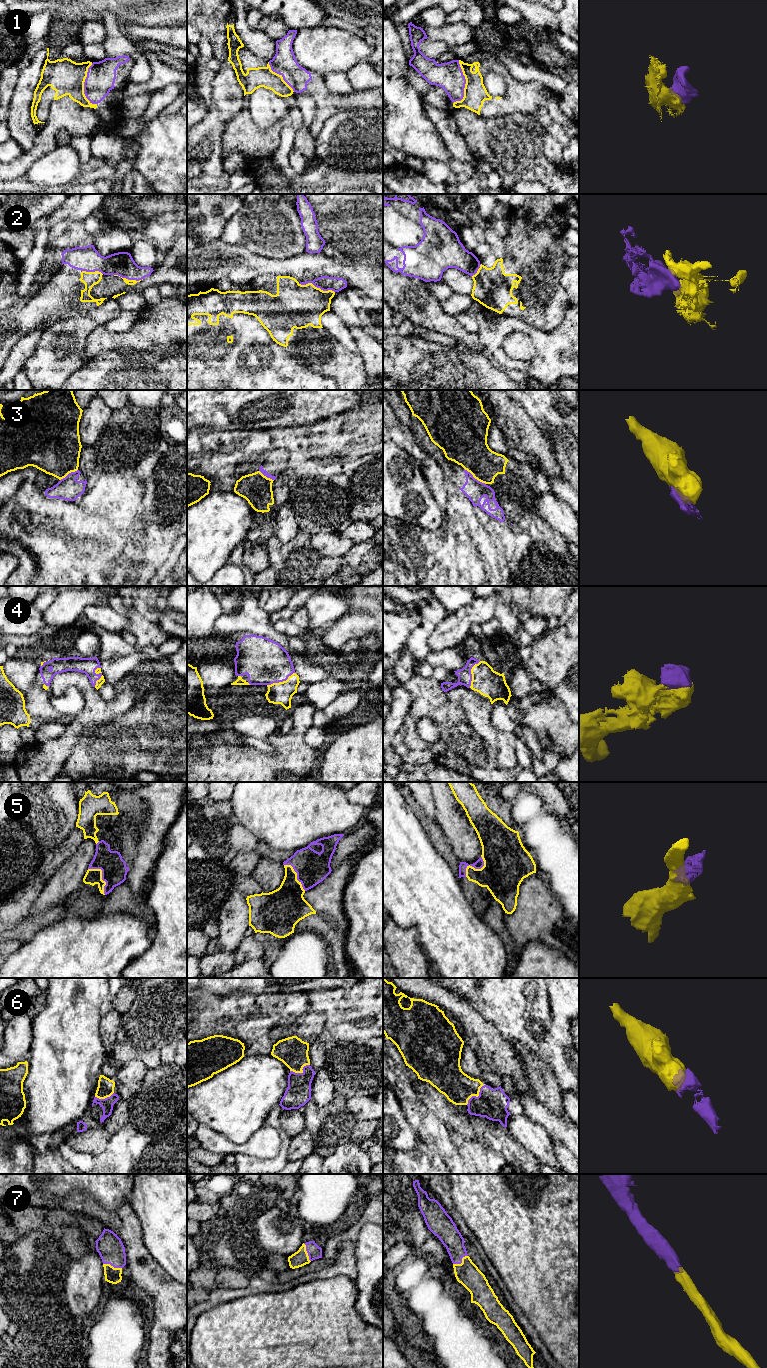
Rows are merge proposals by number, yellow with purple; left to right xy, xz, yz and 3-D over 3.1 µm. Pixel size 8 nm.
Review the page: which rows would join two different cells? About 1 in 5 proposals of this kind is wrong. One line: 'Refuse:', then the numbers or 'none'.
Refuse: 3, 5

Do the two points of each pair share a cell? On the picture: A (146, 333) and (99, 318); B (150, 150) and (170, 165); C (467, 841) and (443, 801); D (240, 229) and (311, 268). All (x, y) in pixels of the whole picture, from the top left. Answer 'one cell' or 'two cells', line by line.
A: two cells
B: one cell
C: one cell
D: two cells

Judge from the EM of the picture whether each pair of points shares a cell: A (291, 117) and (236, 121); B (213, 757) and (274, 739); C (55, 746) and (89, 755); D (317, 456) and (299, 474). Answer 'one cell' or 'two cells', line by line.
A: one cell
B: one cell
C: two cells
D: one cell

